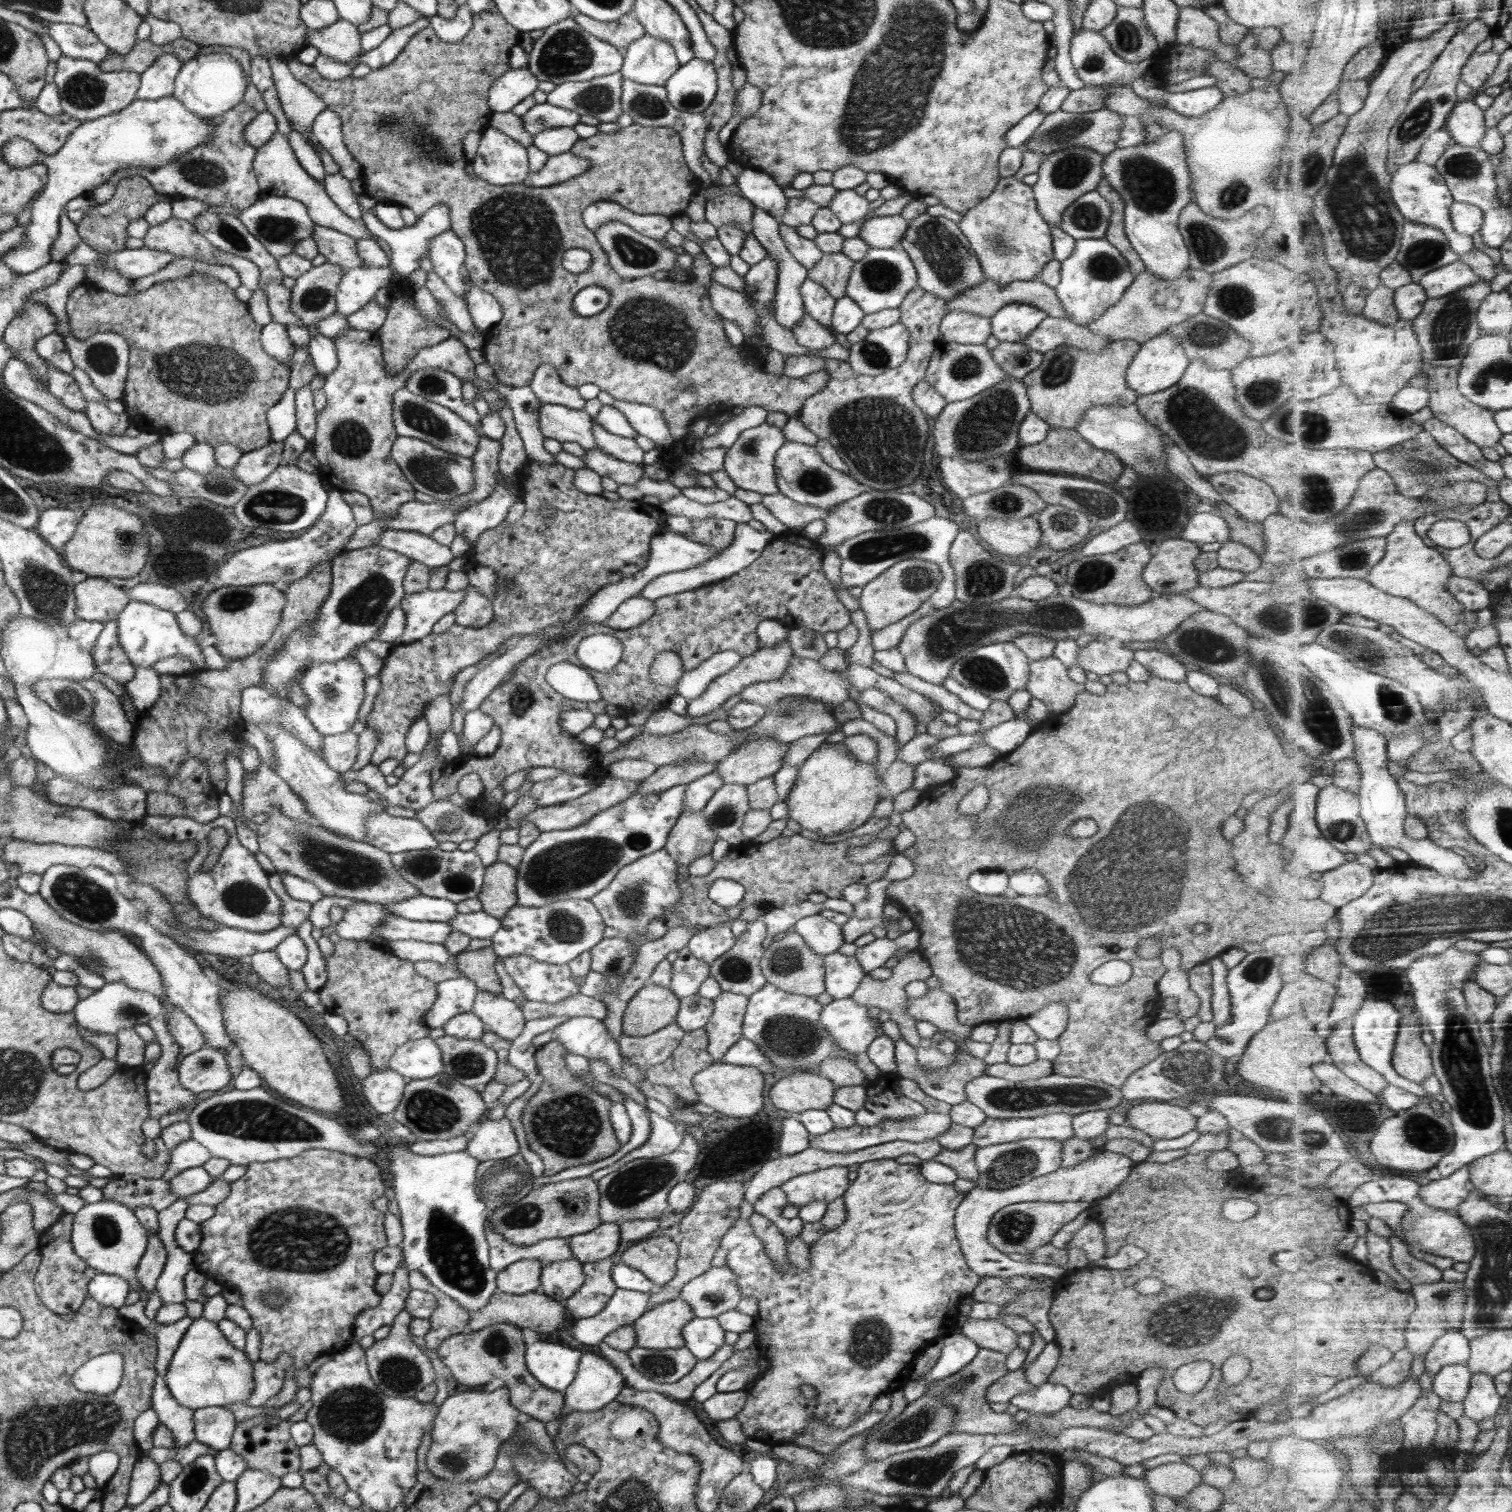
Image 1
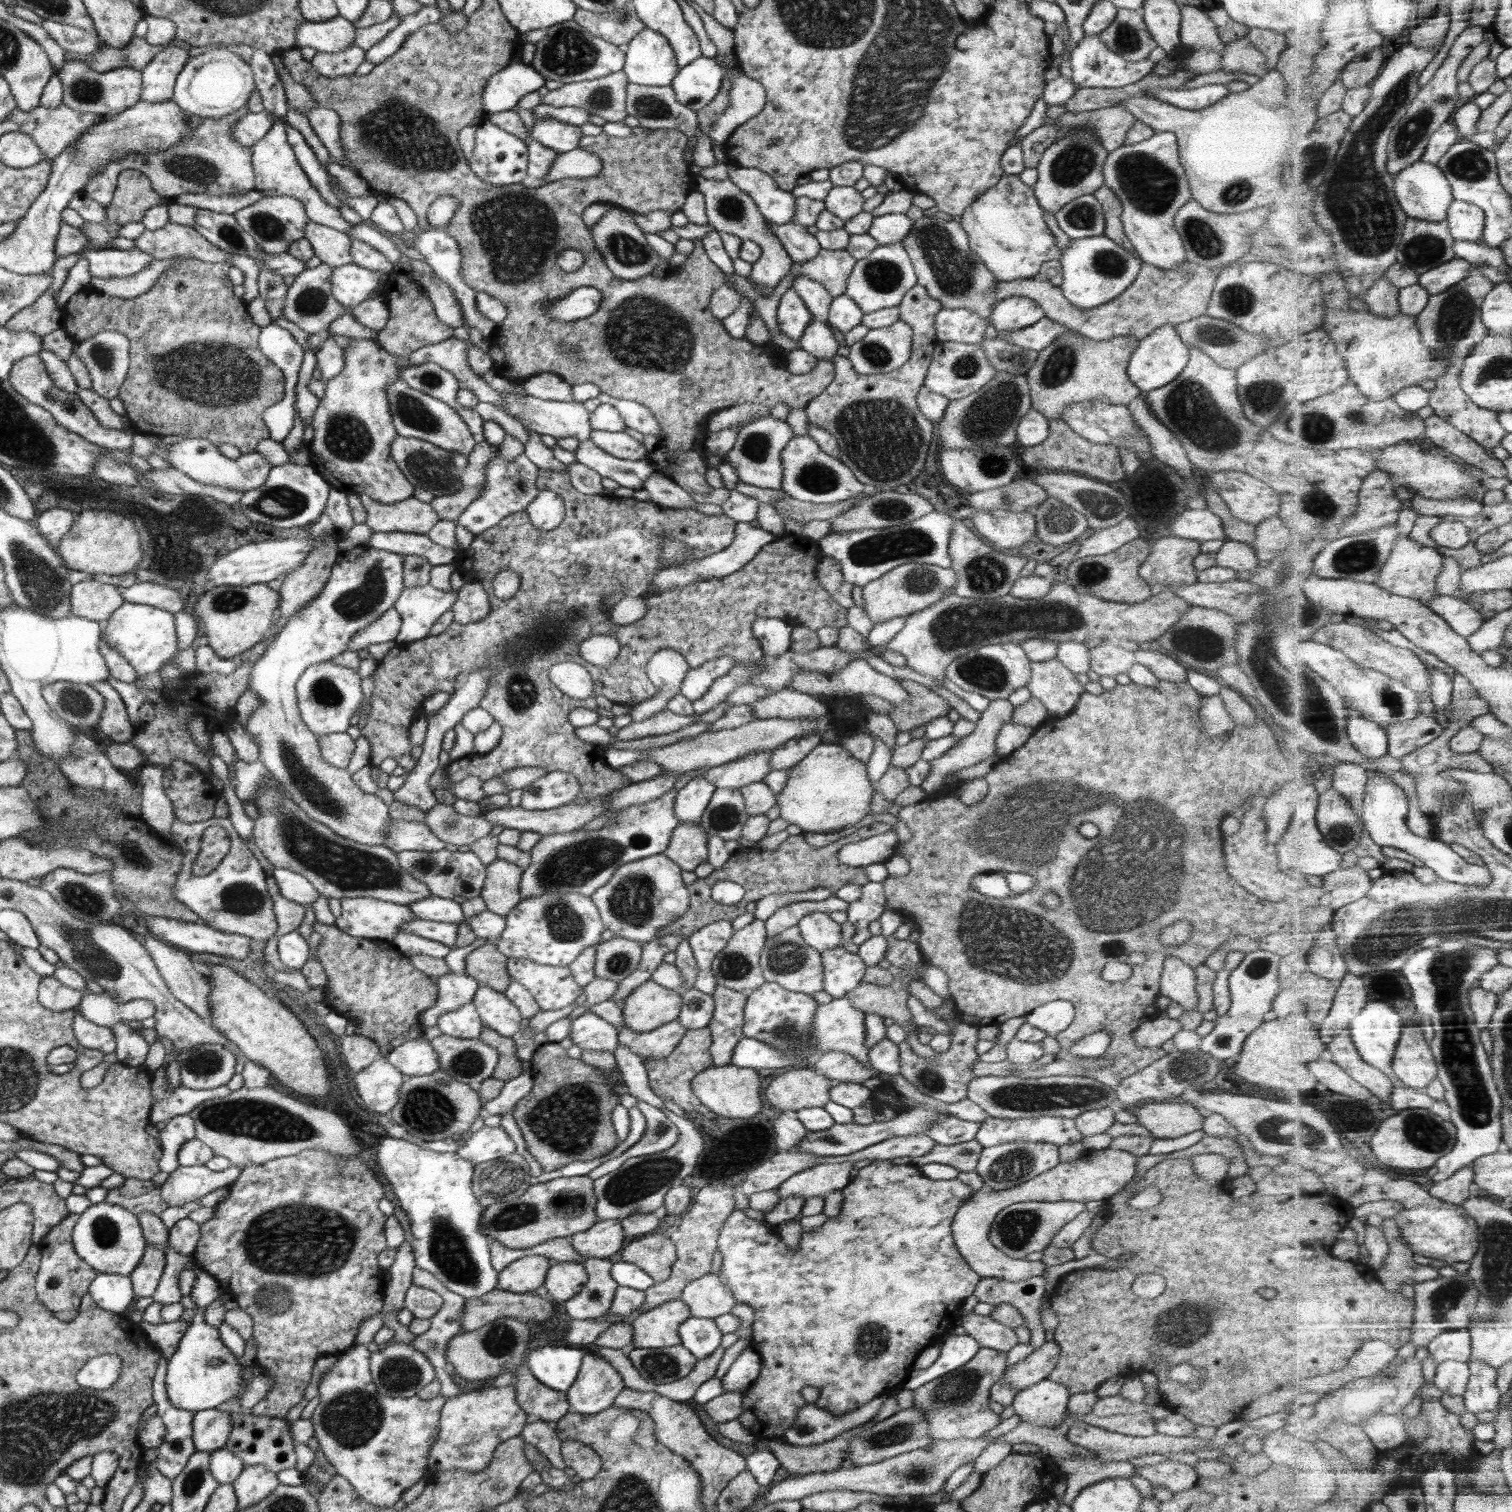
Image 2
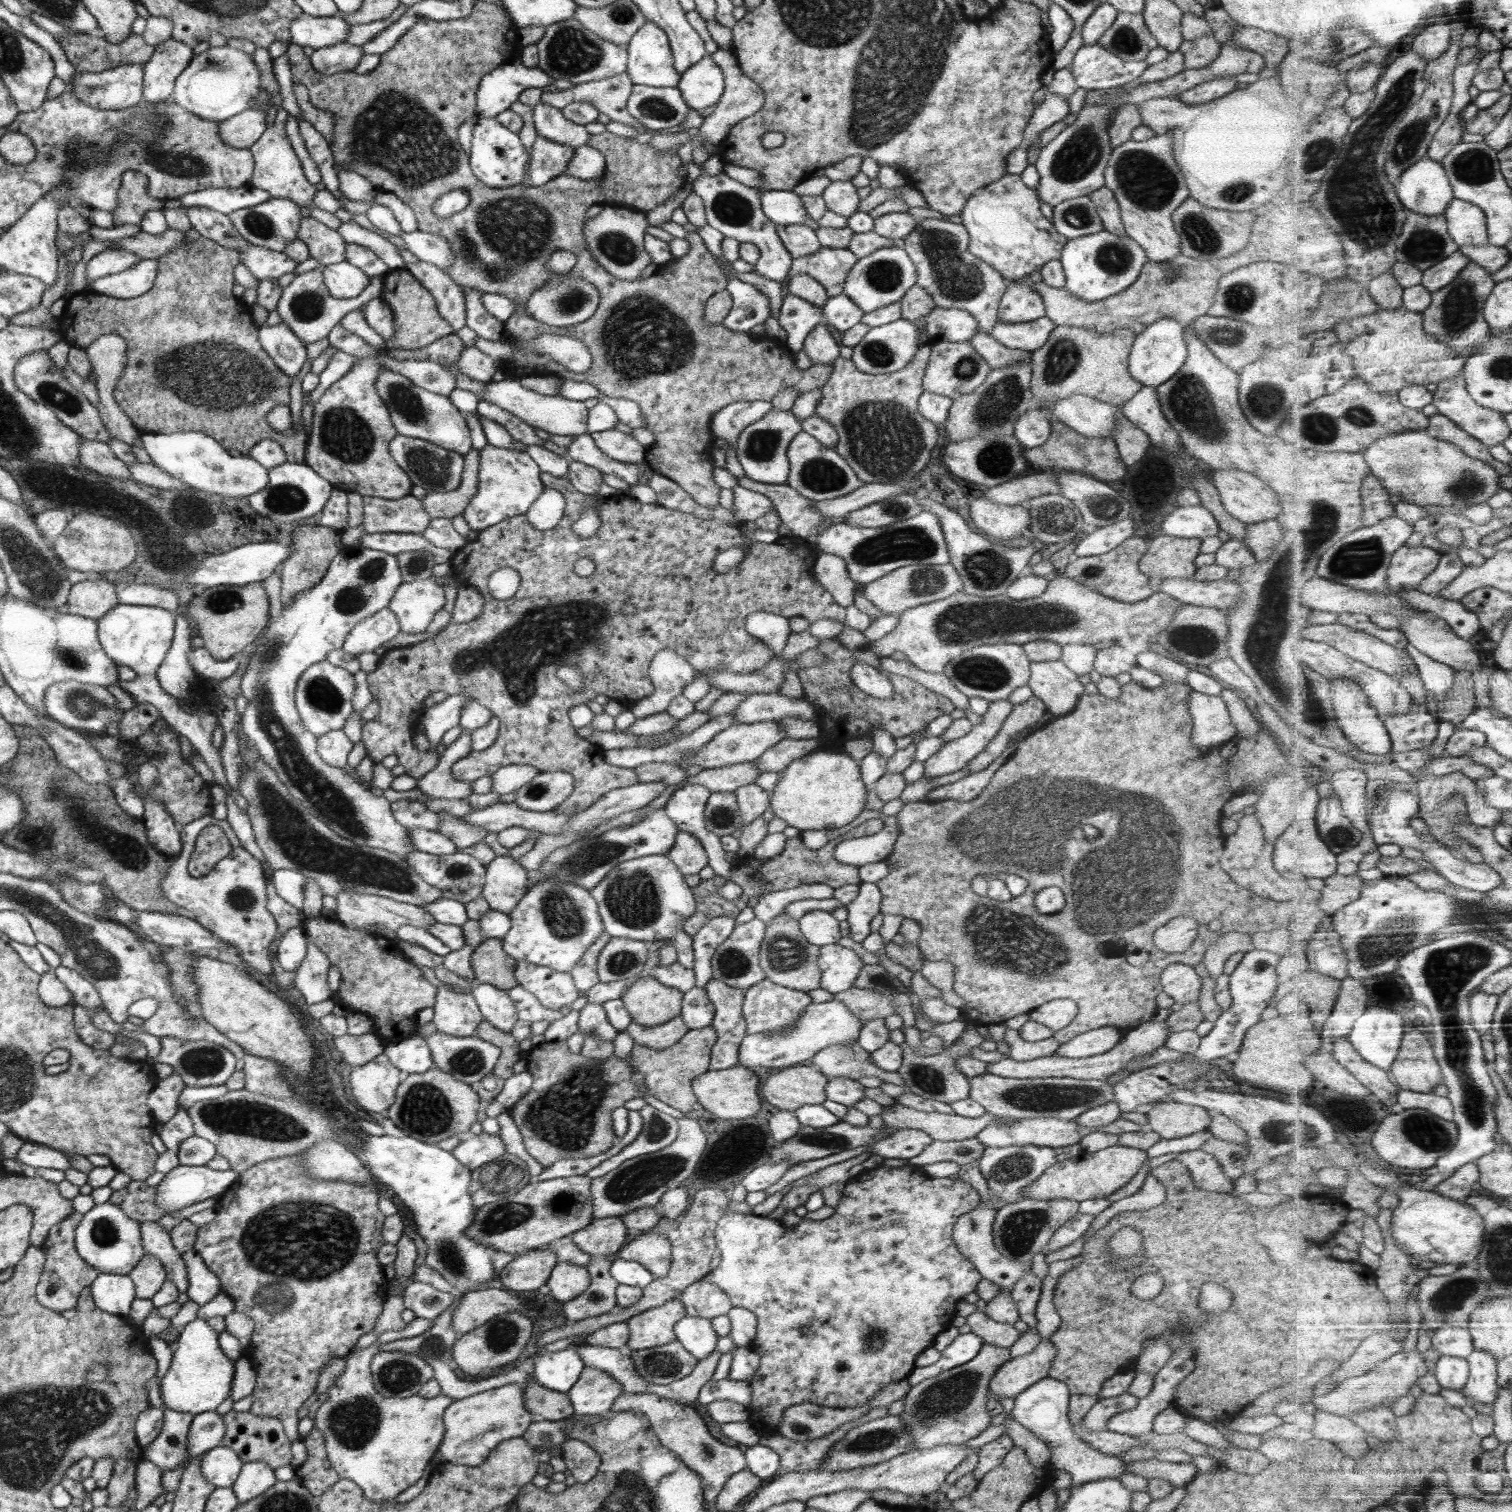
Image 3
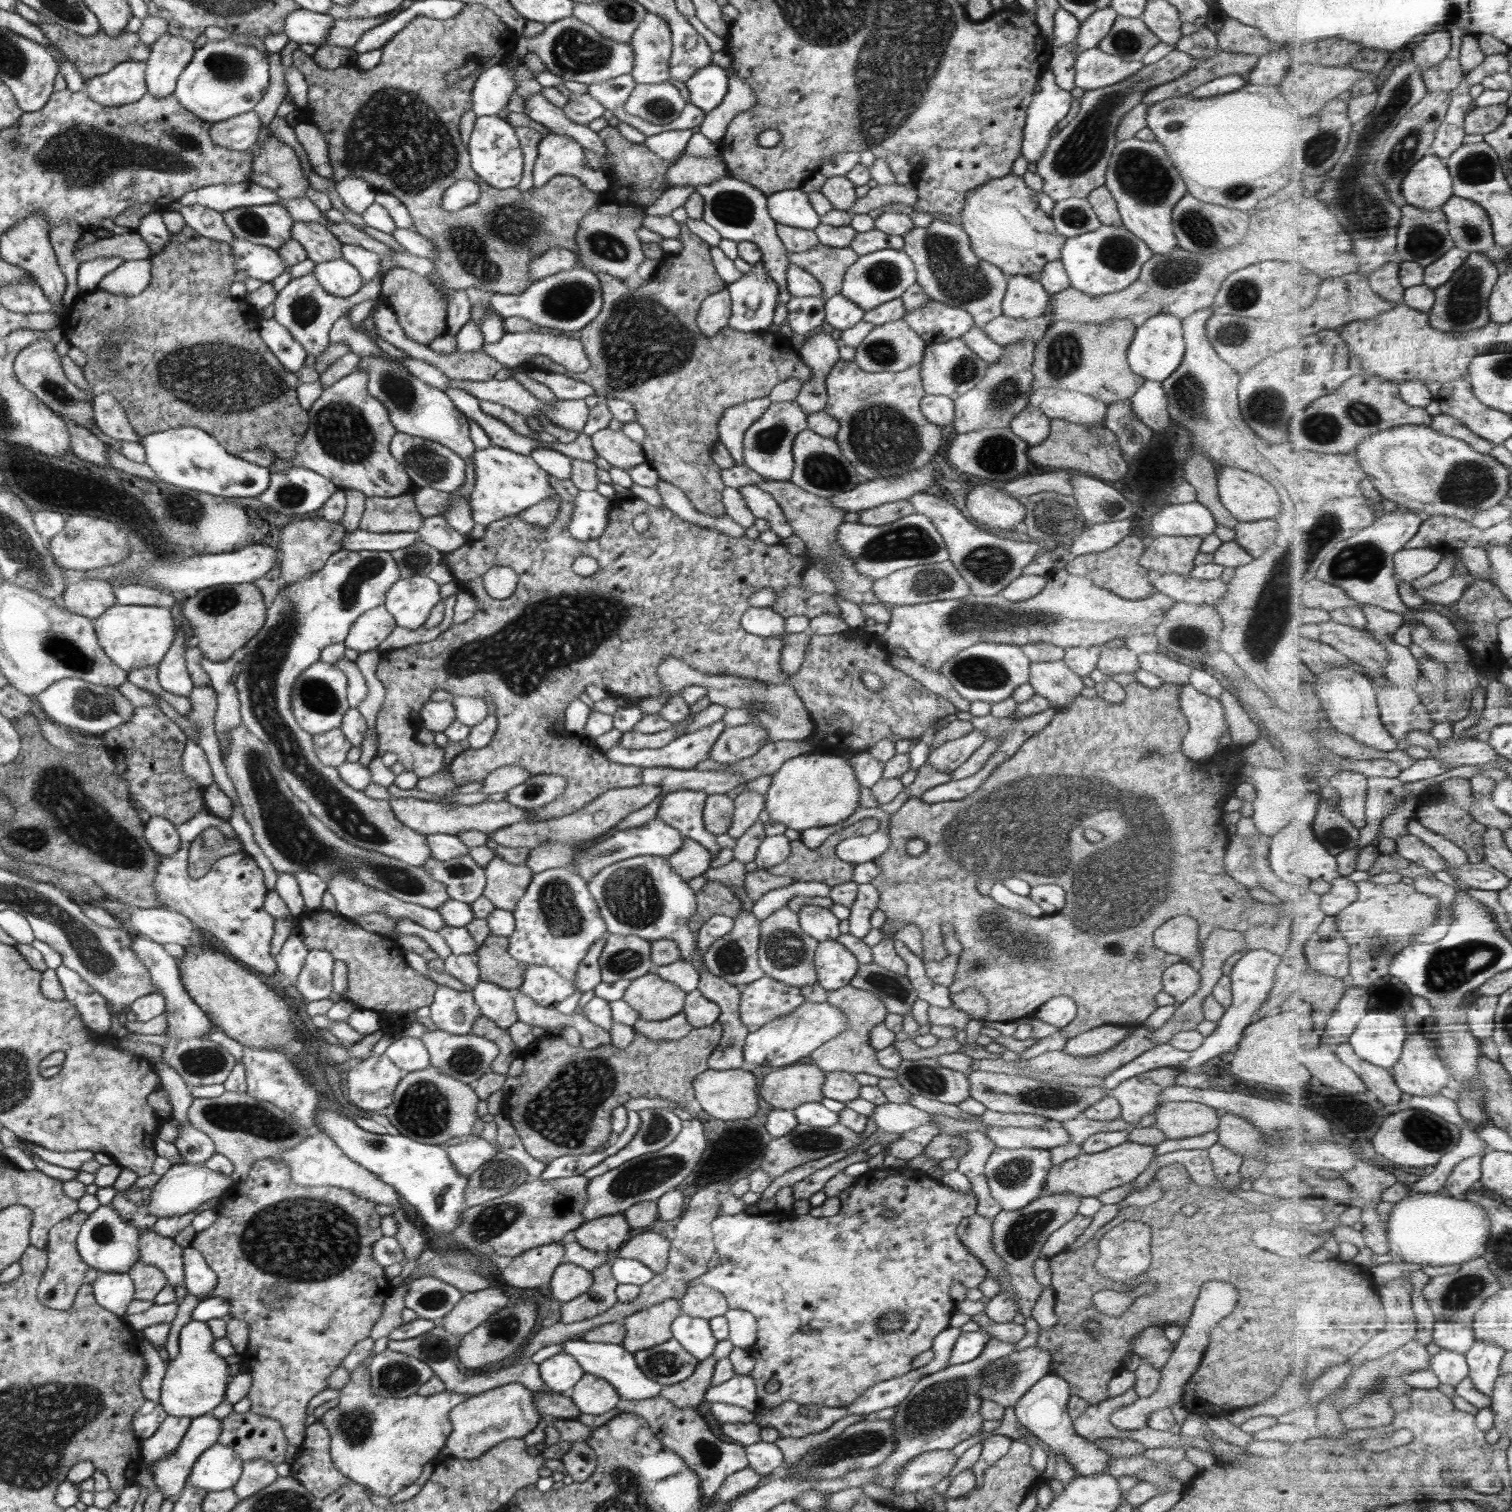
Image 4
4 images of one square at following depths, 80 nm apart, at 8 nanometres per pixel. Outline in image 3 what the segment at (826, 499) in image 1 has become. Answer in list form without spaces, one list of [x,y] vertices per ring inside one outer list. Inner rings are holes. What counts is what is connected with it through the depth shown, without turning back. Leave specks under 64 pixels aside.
[[[800,431],[788,445],[788,462],[790,472],[785,482],[796,492],[812,501],[830,500],[844,496],[860,488],[865,482],[858,478],[851,466],[835,451],[824,446],[817,438],[807,432]]]

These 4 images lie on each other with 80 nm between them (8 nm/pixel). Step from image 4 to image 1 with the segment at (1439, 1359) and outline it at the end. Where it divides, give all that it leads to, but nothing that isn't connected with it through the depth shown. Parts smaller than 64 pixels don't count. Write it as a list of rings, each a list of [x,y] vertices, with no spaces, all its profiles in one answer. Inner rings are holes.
[[[1451,1364],[1435,1378],[1435,1391],[1443,1400],[1465,1402],[1473,1385],[1473,1371],[1468,1364]]]

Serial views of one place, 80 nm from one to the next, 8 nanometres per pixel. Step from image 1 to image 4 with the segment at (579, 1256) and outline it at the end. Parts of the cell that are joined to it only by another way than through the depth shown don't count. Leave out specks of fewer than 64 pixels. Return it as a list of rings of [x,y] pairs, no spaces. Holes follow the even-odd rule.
[[[624,1214],[609,1215],[585,1221],[574,1230],[574,1237],[580,1246],[598,1253],[619,1250],[630,1238],[631,1227]]]

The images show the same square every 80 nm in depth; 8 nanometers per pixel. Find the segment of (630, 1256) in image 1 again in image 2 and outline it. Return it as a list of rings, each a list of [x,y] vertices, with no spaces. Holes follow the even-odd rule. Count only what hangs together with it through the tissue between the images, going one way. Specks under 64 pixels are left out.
[[[657,1231],[632,1241],[622,1249],[620,1258],[644,1270],[655,1282],[664,1282],[676,1261],[676,1250],[670,1237]]]

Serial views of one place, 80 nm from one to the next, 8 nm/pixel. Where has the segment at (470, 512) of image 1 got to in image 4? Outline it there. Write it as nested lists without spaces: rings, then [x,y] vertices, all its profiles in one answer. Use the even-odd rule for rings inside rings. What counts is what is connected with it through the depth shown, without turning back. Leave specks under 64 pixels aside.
[[[490,445],[485,449],[476,449],[473,461],[475,485],[469,498],[472,518],[476,524],[488,526],[501,518],[518,515],[542,500],[552,500],[557,495],[550,487],[549,474],[530,455]]]

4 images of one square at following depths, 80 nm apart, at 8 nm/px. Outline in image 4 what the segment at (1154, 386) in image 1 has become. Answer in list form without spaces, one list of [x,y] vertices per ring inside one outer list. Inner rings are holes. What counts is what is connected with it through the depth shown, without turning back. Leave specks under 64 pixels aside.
[[[1155,314],[1138,326],[1135,337],[1130,343],[1127,360],[1132,373],[1145,380],[1155,380],[1162,382],[1170,377],[1178,366],[1182,363],[1185,356],[1185,342],[1183,339],[1182,321],[1172,314]]]

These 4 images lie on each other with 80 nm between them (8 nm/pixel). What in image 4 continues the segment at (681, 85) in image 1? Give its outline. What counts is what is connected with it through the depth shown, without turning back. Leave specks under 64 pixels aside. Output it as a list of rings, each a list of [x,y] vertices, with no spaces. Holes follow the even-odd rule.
[[[714,63],[699,68],[685,82],[690,92],[689,103],[698,106],[705,113],[714,110],[722,102],[728,88],[727,72]]]

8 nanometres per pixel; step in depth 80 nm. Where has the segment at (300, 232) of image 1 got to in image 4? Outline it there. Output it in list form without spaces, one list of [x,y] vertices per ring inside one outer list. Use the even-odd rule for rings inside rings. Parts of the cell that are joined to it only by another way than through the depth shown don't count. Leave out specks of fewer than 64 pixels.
[[[283,204],[242,206],[222,214],[224,224],[236,239],[267,246],[274,251],[292,239],[290,228],[295,221]]]

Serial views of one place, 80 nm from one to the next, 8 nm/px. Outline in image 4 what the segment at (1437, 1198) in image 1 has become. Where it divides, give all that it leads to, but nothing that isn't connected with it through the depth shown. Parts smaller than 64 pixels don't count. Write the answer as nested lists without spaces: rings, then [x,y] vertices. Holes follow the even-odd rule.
[[[1488,1150],[1458,1165],[1449,1178],[1450,1182],[1448,1182],[1444,1193],[1456,1197],[1470,1192],[1472,1188],[1479,1187],[1483,1179],[1483,1160],[1486,1154],[1488,1154]],[[1450,1186],[1452,1186],[1452,1194],[1450,1194]]]

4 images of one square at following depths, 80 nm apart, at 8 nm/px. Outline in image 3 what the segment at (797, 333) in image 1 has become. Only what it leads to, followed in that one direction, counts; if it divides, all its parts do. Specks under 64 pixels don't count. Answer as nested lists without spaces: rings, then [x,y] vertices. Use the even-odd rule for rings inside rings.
[[[818,323],[806,336],[803,350],[808,358],[815,364],[833,366],[839,358],[840,346],[826,329],[824,323]]]

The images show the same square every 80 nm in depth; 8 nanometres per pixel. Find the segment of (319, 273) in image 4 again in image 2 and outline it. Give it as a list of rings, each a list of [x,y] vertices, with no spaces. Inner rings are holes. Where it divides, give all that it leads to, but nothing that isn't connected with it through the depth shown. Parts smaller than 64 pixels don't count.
[[[356,264],[332,268],[332,296],[346,309],[354,309],[370,298],[376,287],[384,286],[390,274],[372,272]]]

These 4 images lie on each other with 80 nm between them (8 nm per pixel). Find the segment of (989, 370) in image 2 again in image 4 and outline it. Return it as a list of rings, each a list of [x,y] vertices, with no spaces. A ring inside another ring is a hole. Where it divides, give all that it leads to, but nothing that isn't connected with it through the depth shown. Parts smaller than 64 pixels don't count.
[[[954,339],[925,346],[920,376],[926,393],[947,396],[954,400],[972,390],[984,378],[986,368],[987,363],[972,352],[962,339]]]

